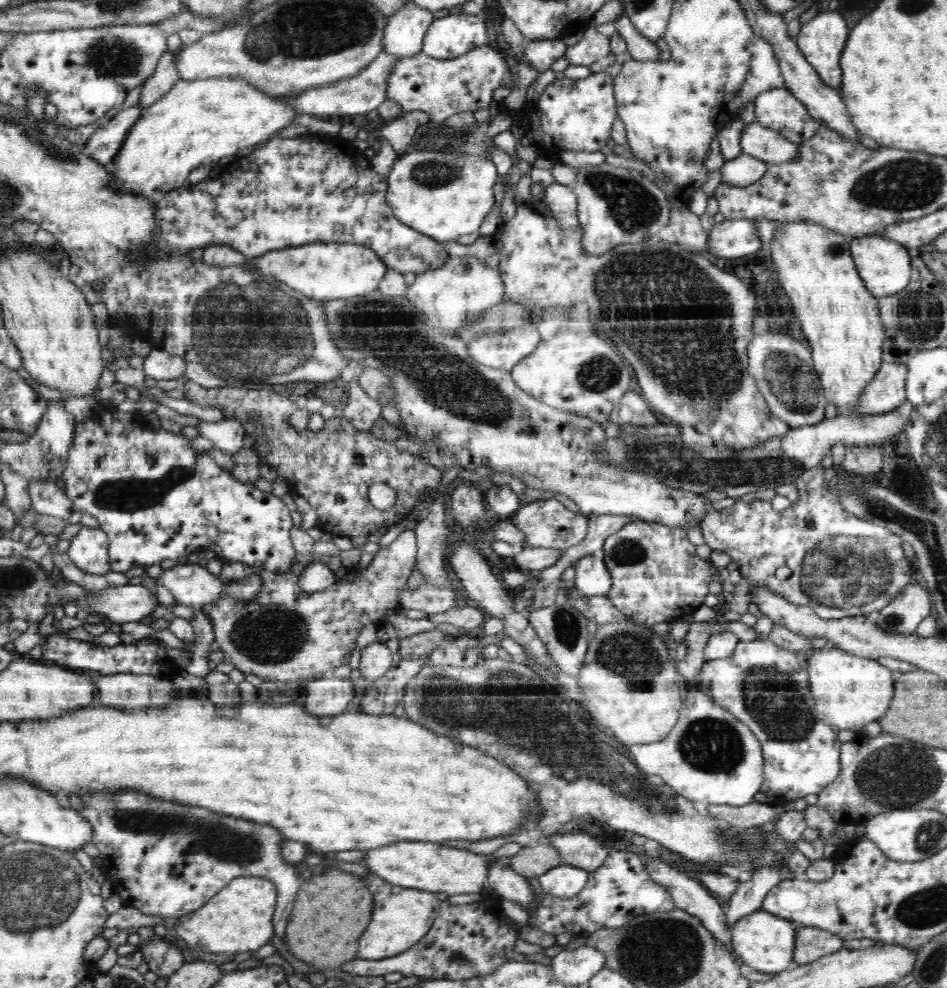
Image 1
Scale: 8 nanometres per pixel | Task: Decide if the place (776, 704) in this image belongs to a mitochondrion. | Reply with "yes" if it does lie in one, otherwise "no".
yes

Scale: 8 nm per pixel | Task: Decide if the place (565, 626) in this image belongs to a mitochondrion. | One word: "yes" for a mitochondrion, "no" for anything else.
yes

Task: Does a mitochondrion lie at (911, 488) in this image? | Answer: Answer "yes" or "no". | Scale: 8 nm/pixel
yes

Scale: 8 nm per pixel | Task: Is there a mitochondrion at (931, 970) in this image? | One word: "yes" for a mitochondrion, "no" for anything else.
yes

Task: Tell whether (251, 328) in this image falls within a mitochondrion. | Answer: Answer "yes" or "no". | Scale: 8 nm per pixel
yes

